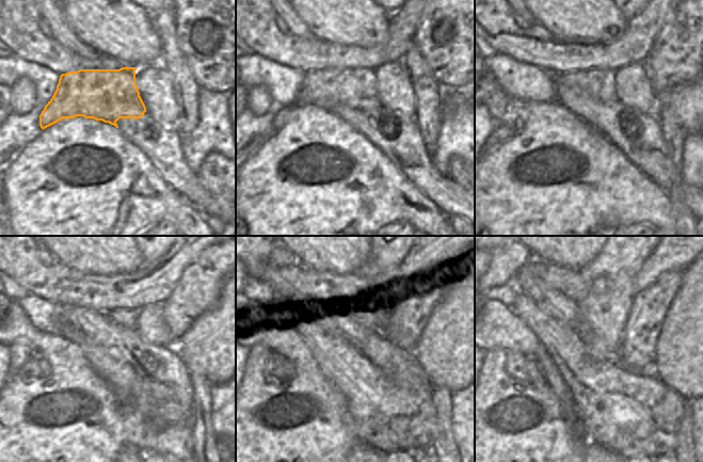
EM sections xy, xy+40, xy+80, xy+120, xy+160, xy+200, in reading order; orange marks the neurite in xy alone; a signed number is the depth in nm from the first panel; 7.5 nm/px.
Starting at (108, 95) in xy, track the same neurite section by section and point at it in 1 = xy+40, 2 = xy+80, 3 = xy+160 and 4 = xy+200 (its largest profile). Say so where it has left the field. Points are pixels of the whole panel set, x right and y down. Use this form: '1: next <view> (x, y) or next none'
1: next xy+40 (356, 88)
2: next xy+80 (600, 84)
3: next xy+160 (288, 369)
4: next xy+200 (537, 378)

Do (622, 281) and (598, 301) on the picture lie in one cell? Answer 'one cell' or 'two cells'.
one cell

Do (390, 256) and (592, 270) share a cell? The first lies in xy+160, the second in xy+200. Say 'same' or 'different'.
same

